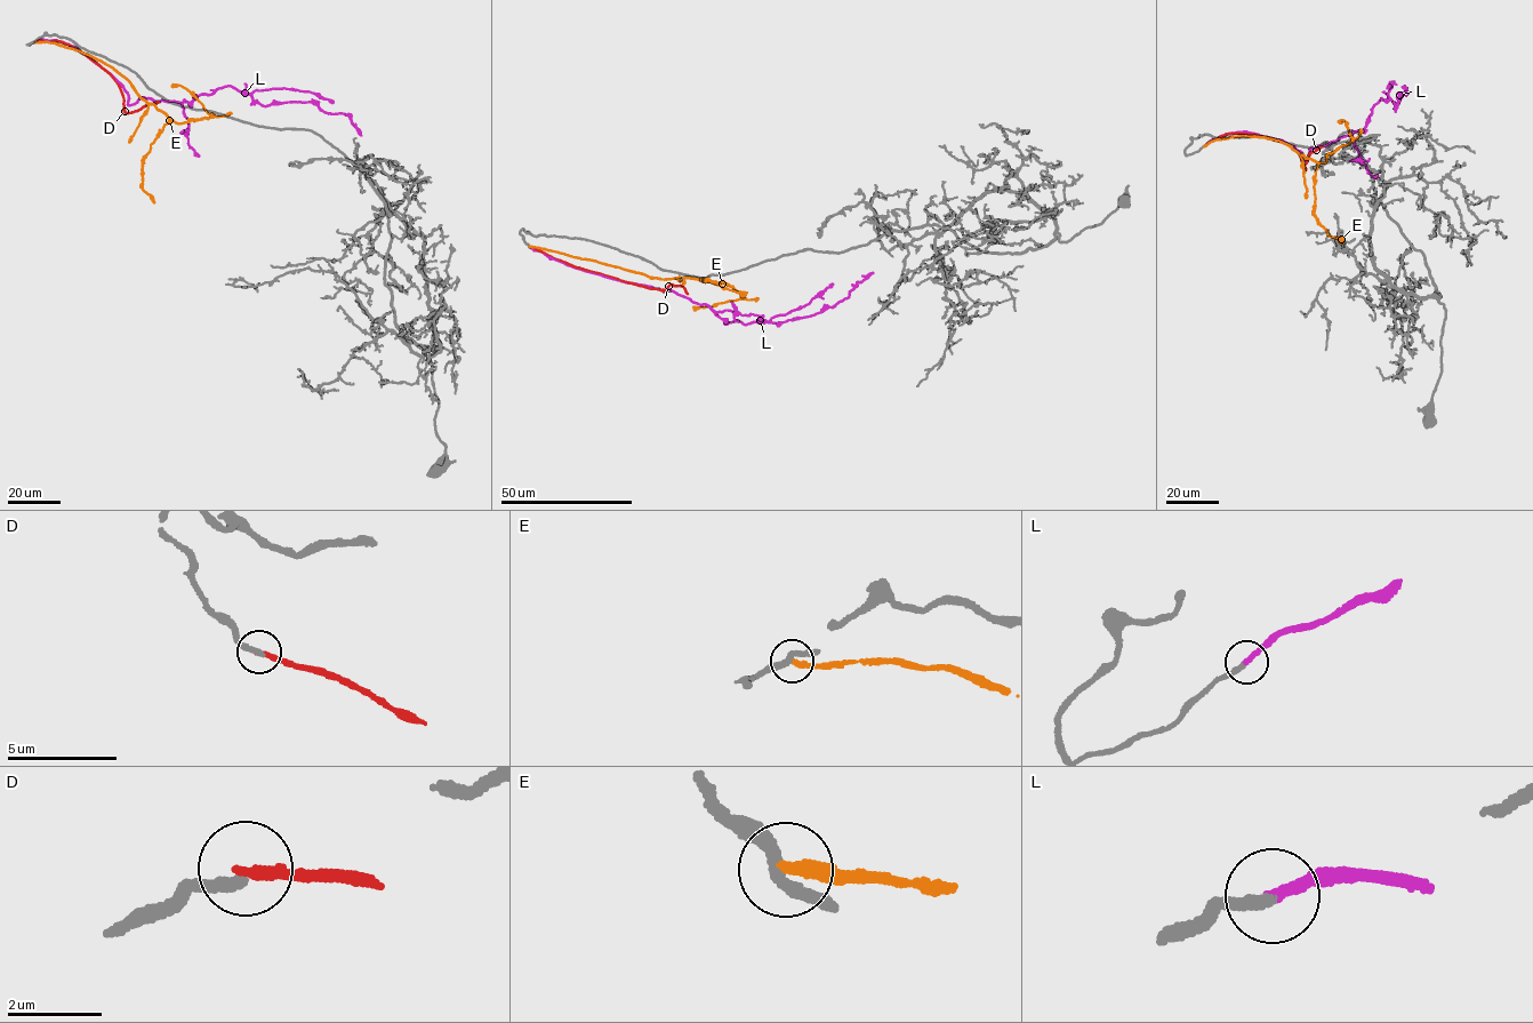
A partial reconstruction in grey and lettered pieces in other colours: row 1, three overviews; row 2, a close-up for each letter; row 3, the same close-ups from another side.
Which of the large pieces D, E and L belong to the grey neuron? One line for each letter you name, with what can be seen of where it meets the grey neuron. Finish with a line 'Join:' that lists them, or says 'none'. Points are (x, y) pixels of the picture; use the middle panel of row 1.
L: Touches grey at (531, 248)
Join: L

